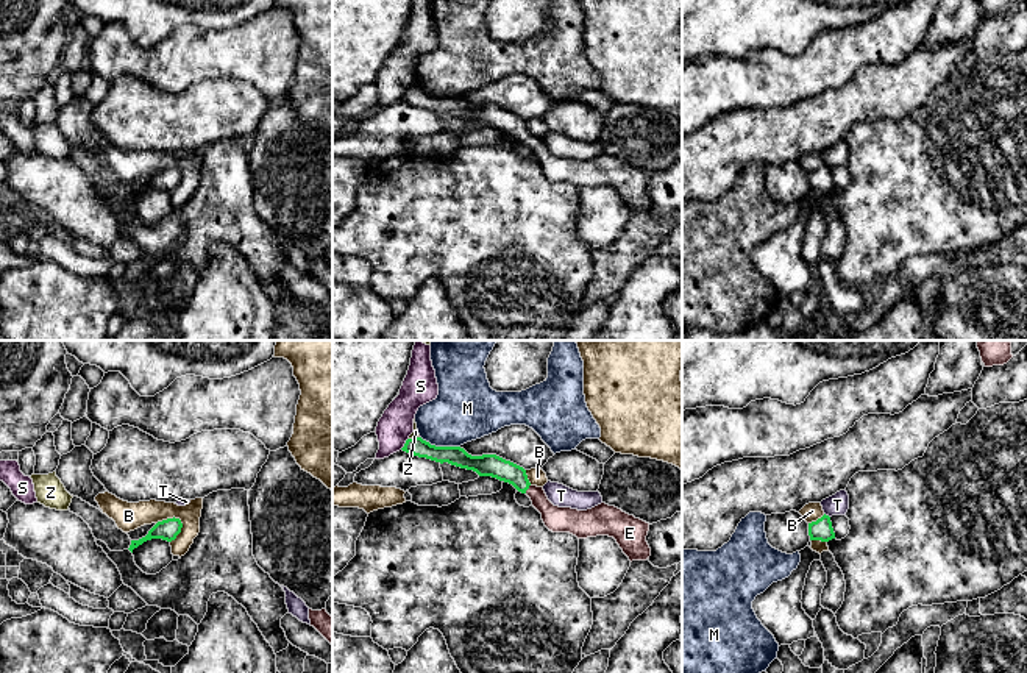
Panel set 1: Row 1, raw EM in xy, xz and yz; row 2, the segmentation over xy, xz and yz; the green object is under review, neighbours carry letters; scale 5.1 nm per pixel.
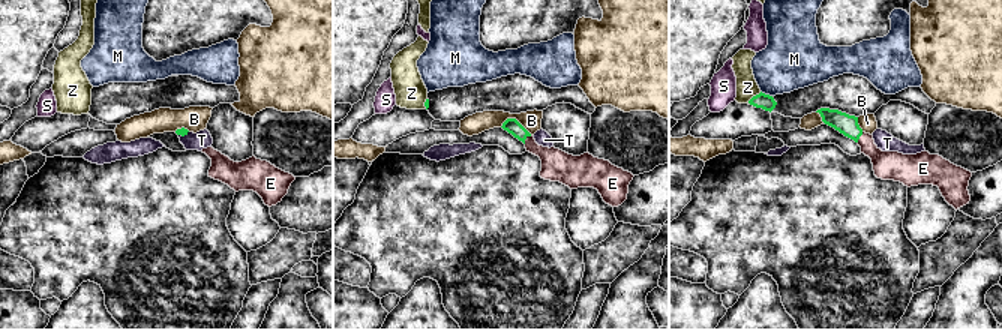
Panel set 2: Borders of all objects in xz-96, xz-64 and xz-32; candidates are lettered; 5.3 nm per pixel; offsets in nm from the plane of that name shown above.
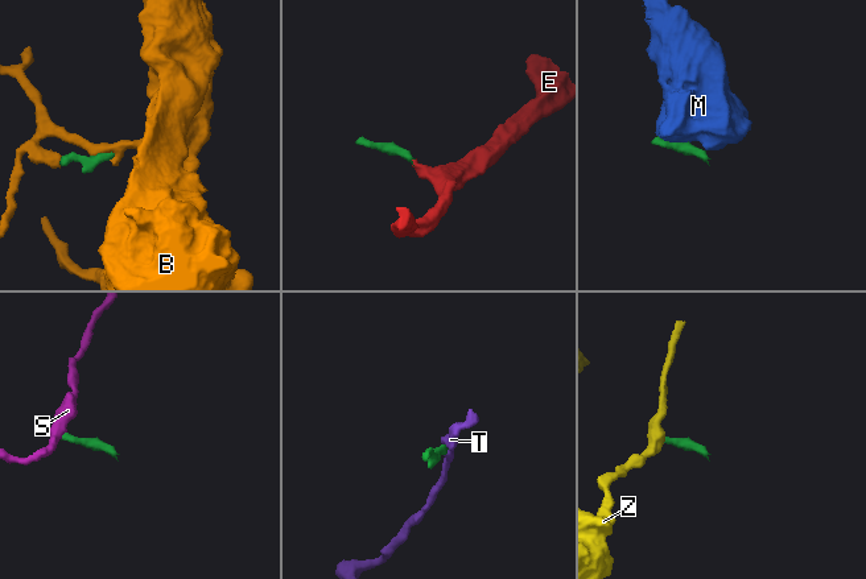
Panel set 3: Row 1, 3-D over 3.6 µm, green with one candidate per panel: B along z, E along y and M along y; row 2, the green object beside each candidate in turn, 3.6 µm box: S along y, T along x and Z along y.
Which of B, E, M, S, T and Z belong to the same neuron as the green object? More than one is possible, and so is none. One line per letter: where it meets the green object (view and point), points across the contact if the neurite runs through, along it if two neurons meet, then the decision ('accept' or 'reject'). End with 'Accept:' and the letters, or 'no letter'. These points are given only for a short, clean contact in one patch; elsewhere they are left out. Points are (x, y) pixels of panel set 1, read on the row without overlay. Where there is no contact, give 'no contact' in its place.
B: meets green in xy at (181, 177); border along xy (174, 166), (180, 170), (181, 181), (170, 192); reject
E: meets green in xz at (528, 138); runs through xz (493, 116), (511, 122), (528, 138), (556, 169); accept
M: meets green in xz at (440, 97); border along xz (420, 86), (436, 96), (459, 97); reject
S: meets green in xz at (405, 94); border along xz (408, 88), (400, 99); reject
T: meets green in yz at (827, 166); border along yz (824, 163), (829, 167); reject
Z: meets green in xz at (414, 88); border along xz (419, 86), (409, 89); reject
Accept: E

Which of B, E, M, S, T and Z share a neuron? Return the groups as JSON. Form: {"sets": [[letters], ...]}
{"sets": [["B"], ["E"], ["M"], ["S"], ["T"], ["Z"]]}

